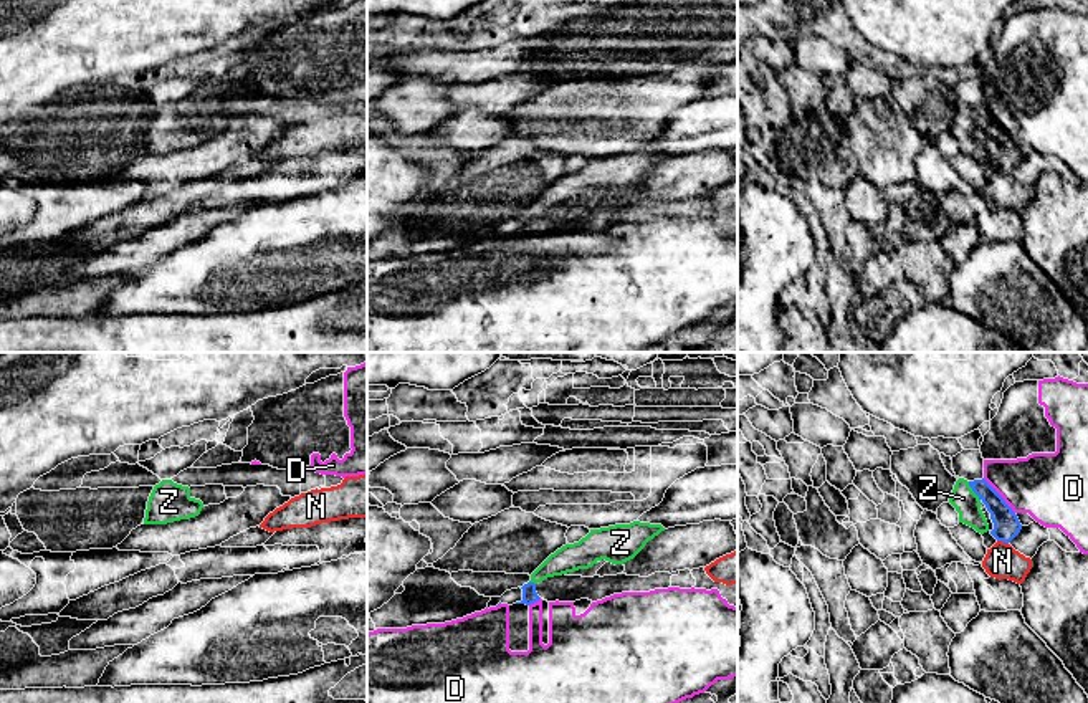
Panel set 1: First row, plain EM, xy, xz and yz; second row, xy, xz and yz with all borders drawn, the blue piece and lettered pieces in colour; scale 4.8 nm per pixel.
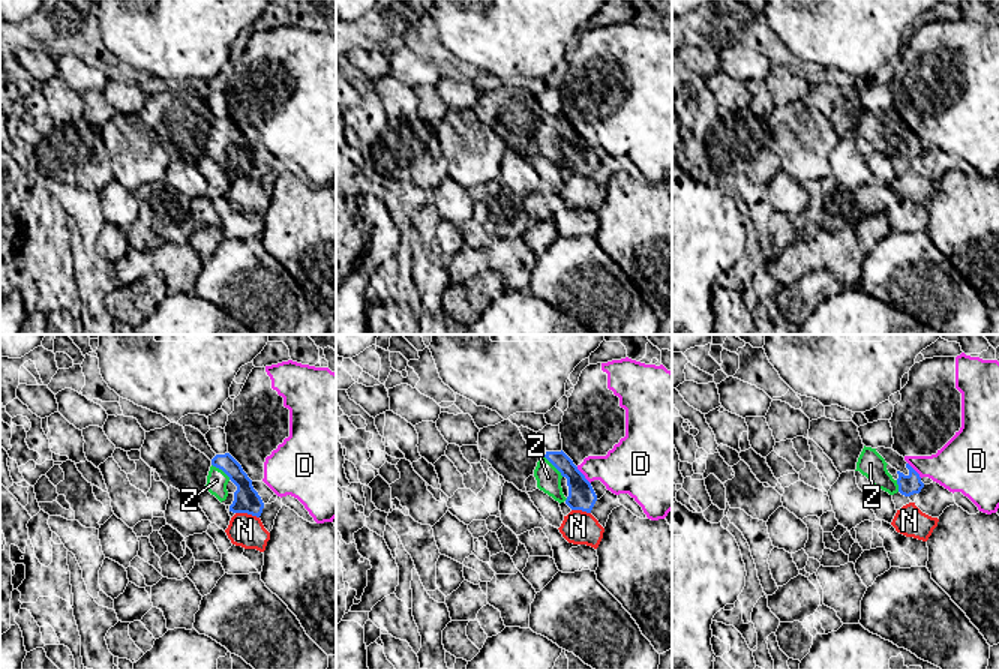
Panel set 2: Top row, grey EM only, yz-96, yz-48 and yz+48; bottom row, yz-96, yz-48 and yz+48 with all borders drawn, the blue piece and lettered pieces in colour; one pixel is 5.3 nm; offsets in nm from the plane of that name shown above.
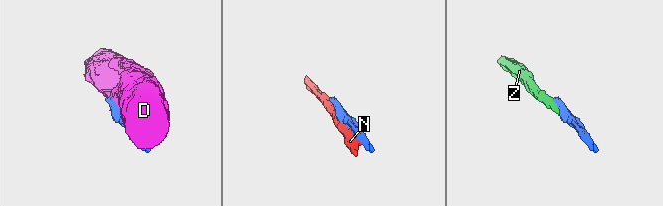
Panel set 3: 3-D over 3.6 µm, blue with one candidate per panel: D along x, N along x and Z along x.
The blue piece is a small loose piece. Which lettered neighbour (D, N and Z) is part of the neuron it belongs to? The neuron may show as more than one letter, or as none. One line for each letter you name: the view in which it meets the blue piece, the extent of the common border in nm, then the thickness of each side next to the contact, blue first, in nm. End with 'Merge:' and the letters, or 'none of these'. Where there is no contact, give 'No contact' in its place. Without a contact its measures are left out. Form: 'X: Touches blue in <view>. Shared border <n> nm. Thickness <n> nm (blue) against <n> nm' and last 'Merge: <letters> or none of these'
Z: Touches blue in yz. Shared border 110 nm. Thickness 130 nm (blue) against 120 nm
Merge: Z

